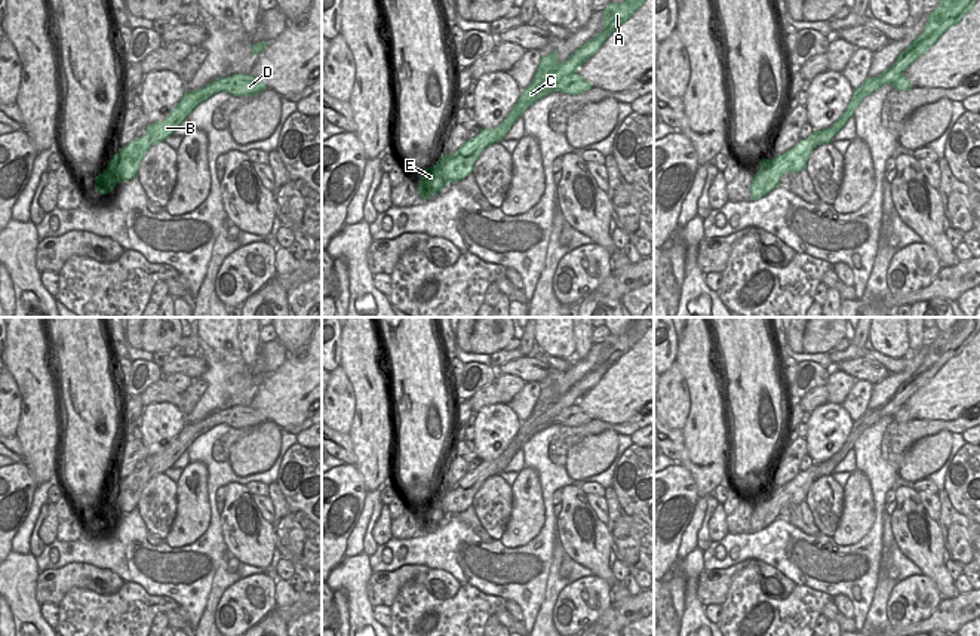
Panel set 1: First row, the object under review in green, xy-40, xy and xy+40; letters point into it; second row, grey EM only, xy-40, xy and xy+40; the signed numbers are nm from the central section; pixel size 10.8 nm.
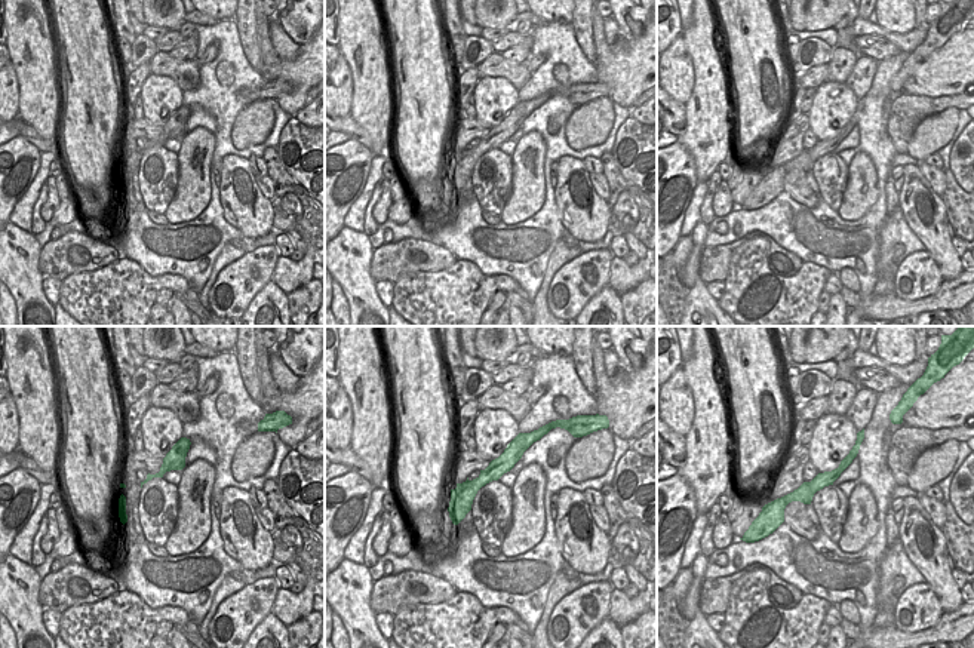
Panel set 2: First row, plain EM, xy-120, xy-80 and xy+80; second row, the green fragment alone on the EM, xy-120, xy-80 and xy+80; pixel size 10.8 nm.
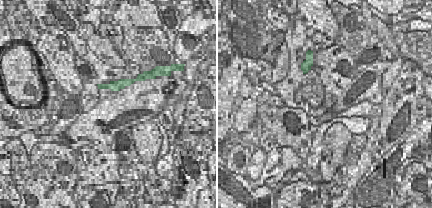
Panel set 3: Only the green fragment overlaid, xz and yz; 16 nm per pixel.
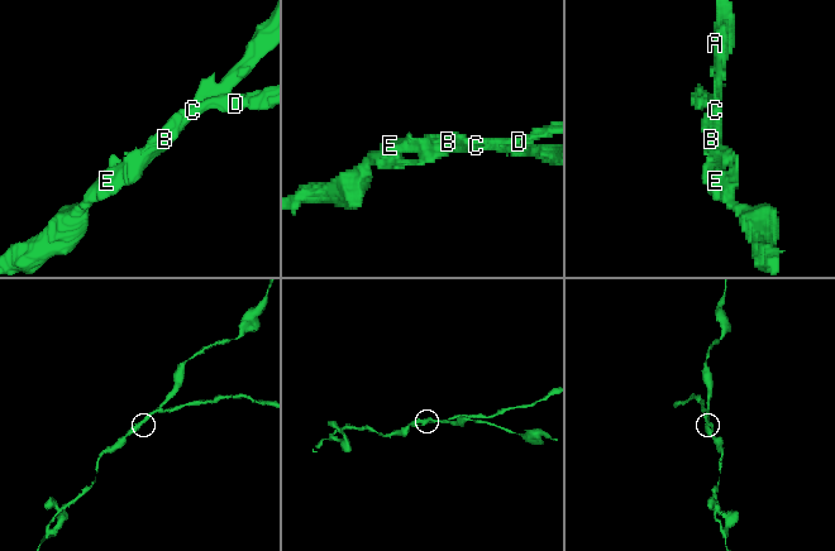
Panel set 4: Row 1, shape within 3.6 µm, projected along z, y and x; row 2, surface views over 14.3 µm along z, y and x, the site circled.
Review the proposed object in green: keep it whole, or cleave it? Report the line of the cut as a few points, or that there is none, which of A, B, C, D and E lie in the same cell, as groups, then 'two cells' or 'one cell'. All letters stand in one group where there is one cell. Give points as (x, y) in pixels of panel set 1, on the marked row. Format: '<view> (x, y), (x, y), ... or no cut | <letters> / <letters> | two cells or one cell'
xy (575, 70), (547, 88) | A B C E / D | two cells

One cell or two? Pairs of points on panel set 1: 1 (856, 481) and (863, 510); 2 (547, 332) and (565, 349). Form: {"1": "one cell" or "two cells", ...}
{"1": "one cell", "2": "one cell"}

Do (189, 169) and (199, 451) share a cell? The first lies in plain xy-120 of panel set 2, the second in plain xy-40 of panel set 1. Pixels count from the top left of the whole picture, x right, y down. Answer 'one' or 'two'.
two

